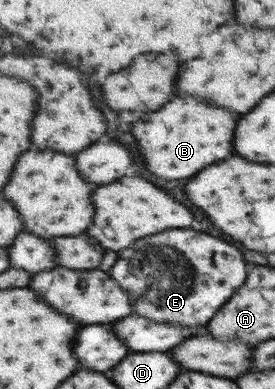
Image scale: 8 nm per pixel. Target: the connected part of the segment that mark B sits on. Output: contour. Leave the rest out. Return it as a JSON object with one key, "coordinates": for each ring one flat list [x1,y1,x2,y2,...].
{"coordinates":[[189,94,167,102,157,112,141,116,141,120,135,122,133,128,139,144,139,154,141,158,145,158,147,170,167,180,179,180,199,172,209,164,233,156,237,120,239,114,233,114,231,110,213,106,209,102,201,102,199,98]]}

